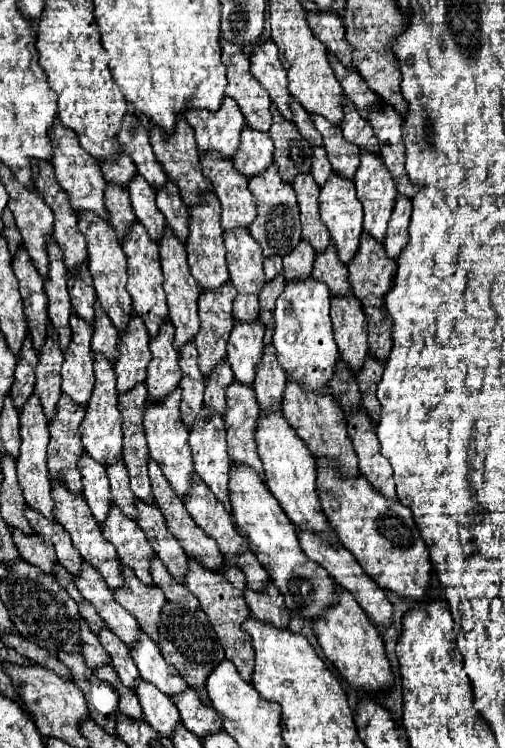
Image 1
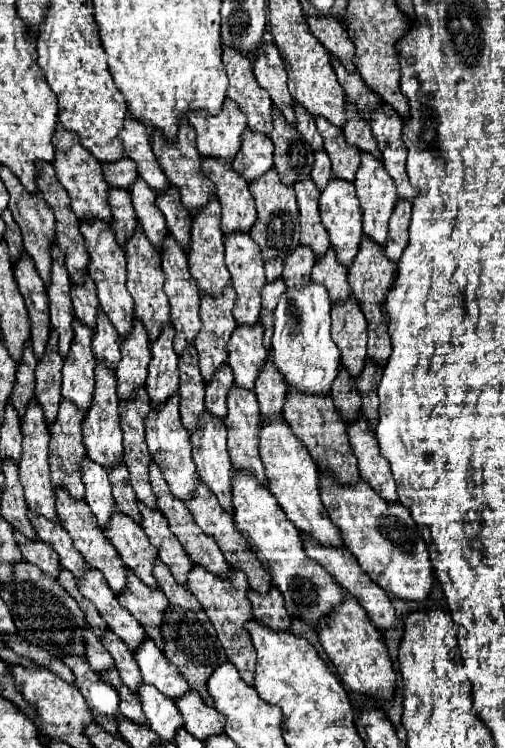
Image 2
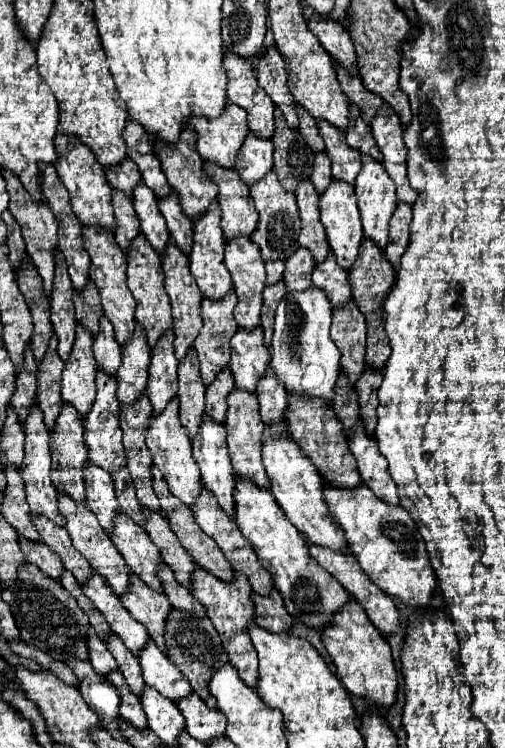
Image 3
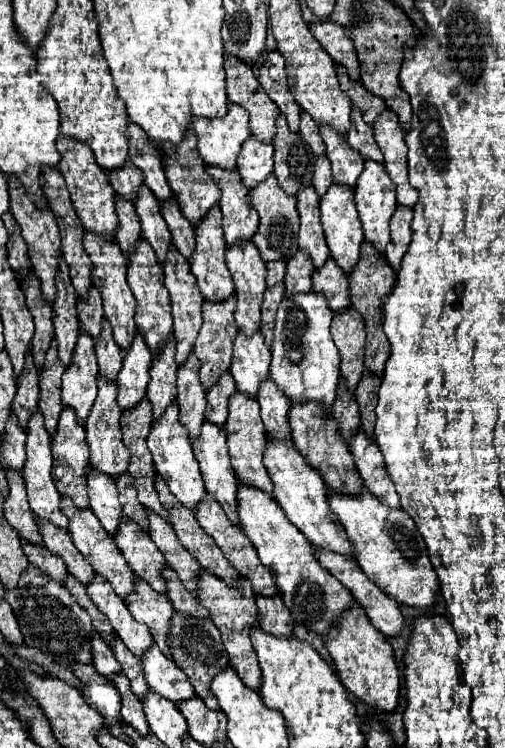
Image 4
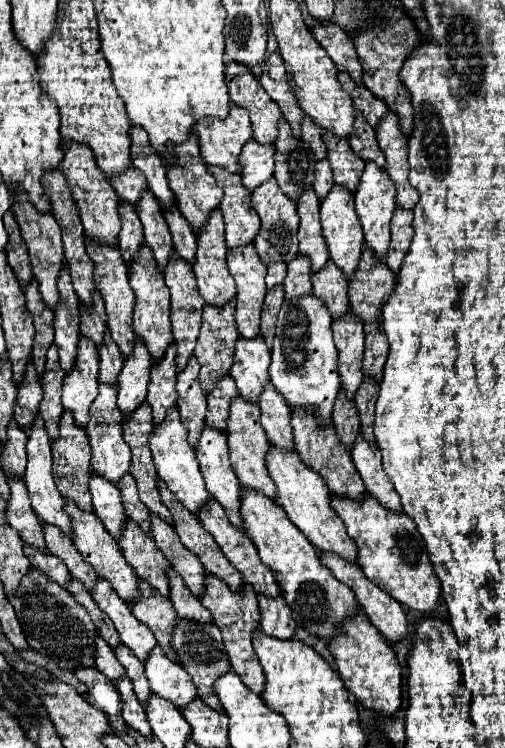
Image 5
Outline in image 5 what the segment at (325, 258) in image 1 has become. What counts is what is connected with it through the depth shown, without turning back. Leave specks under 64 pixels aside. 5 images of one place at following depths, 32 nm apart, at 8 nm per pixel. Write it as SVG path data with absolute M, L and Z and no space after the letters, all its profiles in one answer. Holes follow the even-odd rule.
M328 260L318 274L312 274L312 284L312 294L326 304L330 316L334 320L342 318L342 314L348 310L348 282L338 266Z

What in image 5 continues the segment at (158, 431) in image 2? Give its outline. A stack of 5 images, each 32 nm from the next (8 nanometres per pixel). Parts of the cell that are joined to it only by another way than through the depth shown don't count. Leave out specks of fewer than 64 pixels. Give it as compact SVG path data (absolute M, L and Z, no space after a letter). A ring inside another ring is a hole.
M170 410L170 414L164 418L164 422L160 426L156 426L156 430L150 436L150 450L152 450L152 458L156 464L156 472L158 476L166 482L166 486L174 492L174 496L192 512L198 514L198 510L202 510L210 498L206 486L204 486L204 478L200 474L198 468L198 460L194 454L194 448L188 444L186 440L188 430L184 428L178 410Z

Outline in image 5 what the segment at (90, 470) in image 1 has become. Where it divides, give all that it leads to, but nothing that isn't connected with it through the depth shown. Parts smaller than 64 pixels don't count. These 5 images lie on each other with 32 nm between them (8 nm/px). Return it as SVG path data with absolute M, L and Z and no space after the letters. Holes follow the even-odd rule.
M92 476L90 478L90 494L92 494L92 504L94 504L94 514L102 520L106 530L116 540L120 540L122 532L126 528L126 522L128 522L126 510L122 506L120 490L116 488L116 484L106 482L104 478Z

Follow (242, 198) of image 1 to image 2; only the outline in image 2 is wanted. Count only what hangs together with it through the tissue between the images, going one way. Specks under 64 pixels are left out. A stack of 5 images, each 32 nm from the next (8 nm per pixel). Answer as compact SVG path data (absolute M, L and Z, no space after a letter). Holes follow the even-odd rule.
M214 158L202 160L202 172L218 188L216 196L222 204L222 232L248 234L258 216L246 180L232 166L222 166L222 162L214 162Z

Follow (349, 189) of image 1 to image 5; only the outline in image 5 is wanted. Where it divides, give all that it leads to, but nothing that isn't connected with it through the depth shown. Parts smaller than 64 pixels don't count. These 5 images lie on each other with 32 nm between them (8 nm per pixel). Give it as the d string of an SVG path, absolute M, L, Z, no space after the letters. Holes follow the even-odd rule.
M334 186L330 194L322 200L320 204L320 220L322 220L322 234L330 252L330 260L342 270L346 280L352 280L358 268L360 260L360 250L364 246L364 236L362 236L362 226L354 210L354 194L344 192L340 186Z

